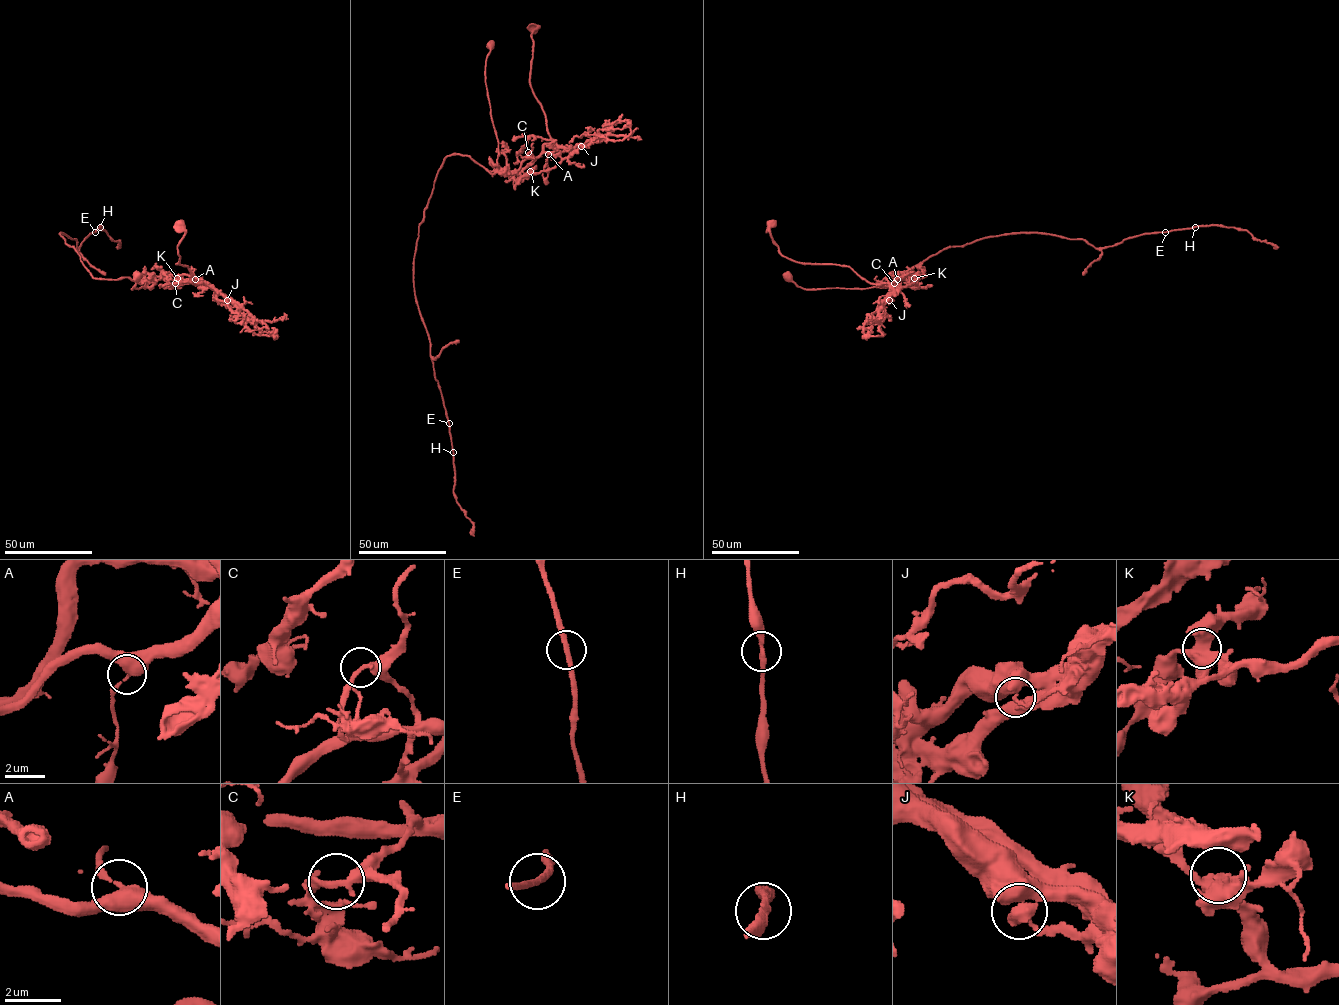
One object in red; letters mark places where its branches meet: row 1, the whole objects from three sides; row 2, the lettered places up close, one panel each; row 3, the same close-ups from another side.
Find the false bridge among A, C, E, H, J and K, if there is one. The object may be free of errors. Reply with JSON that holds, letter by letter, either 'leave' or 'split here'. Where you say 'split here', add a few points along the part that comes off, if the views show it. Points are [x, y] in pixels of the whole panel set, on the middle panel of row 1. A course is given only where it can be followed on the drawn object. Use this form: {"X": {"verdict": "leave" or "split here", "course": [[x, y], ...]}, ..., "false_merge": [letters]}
{"A": {"verdict": "leave"}, "C": {"verdict": "leave"}, "E": {"verdict": "leave"}, "H": {"verdict": "leave"}, "J": {"verdict": "split here", "course": [[581, 146], [545, 144], [521, 170], [493, 174], [447, 155], [419, 226], [414, 291], [453, 492], [474, 536]]}, "K": {"verdict": "leave"}, "false_merge": ["J"]}

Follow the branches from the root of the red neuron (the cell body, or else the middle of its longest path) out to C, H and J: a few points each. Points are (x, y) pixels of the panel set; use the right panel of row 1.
C: (770, 224), (770, 235), (784, 256), (803, 263), (847, 266), (875, 284), (900, 279), (894, 283)
H: (770, 224), (784, 256), (878, 284), (916, 281), (897, 279), (990, 237), (1103, 248), (1195, 227)
J: (770, 224), (770, 235), (784, 256), (803, 263), (849, 267), (870, 282), (888, 283), (889, 300)

